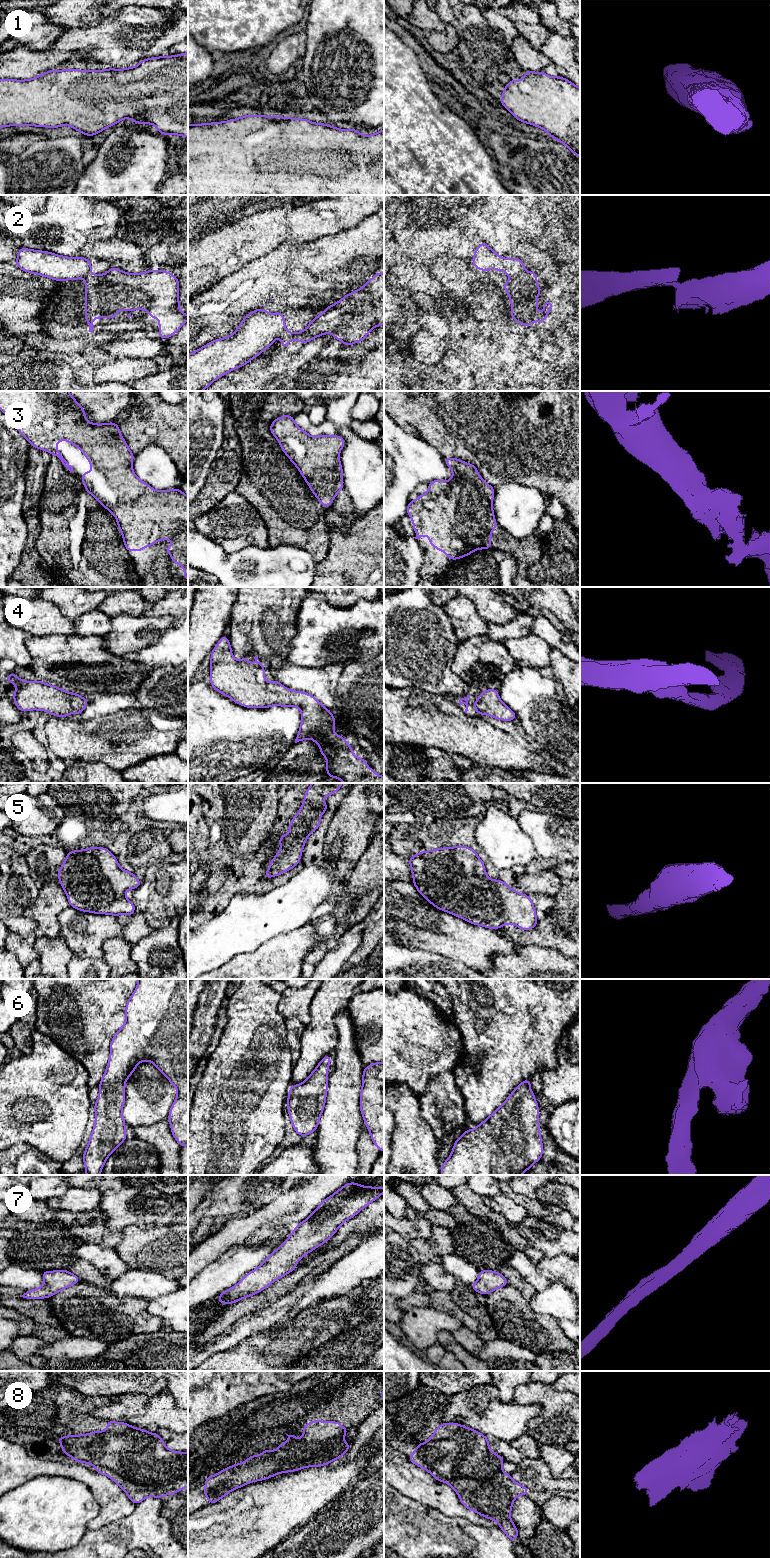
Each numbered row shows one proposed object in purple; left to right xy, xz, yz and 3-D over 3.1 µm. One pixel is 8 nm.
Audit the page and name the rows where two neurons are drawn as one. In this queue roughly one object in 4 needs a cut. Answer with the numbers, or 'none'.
2

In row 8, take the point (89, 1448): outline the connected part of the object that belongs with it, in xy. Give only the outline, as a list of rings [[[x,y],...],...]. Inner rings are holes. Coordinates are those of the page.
[[[107,1420],[106,1431],[58,1438],[62,1452],[80,1463],[92,1464],[95,1472],[116,1482],[134,1504],[146,1497],[161,1499],[188,1487],[188,1452],[168,1449],[157,1433],[149,1433],[123,1422]]]

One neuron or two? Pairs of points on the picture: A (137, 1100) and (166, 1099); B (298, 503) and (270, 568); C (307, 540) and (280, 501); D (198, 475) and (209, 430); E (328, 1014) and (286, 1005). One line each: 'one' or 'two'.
A: one
B: two
C: one
D: one
E: two

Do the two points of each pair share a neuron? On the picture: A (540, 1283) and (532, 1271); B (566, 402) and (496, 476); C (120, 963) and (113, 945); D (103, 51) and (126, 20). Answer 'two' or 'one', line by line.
A: one
B: one
C: one
D: one

